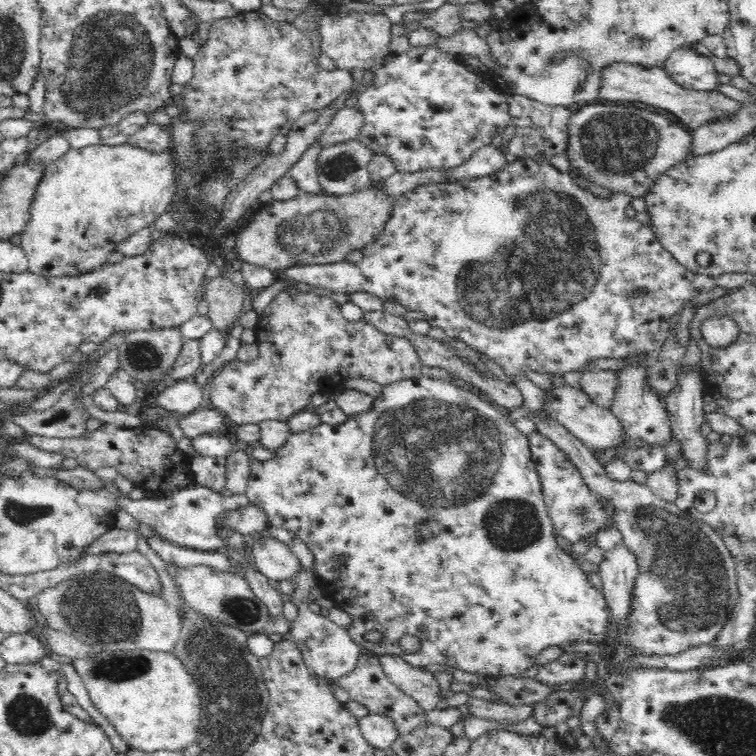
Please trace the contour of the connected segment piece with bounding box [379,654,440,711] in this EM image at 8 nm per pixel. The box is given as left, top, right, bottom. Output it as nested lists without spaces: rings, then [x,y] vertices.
[[[396,654],[380,655],[379,661],[390,682],[412,697],[425,711],[436,709],[440,687],[431,671],[412,666]]]

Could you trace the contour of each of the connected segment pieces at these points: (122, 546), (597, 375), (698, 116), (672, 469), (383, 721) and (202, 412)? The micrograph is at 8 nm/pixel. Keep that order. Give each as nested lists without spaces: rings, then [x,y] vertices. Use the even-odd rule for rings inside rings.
[[[112,528],[96,538],[92,544],[85,547],[78,559],[82,557],[100,556],[100,554],[125,554],[135,552],[138,544],[138,528]]]
[[[586,370],[581,375],[581,389],[590,395],[596,404],[610,408],[616,391],[620,386],[617,370]]]
[[[614,62],[602,68],[597,98],[598,100],[644,102],[646,105],[656,106],[657,109],[668,110],[676,114],[682,125],[688,126],[690,130],[696,130],[698,126],[706,124],[706,121],[724,113],[733,113],[741,107],[739,101],[728,98],[714,89],[701,91],[680,86],[660,66],[641,66],[628,62]]]
[[[672,433],[670,446],[665,448],[665,465],[662,469],[650,472],[646,476],[646,486],[656,494],[656,497],[662,498],[666,502],[675,503],[678,497],[679,481],[676,460],[678,460],[678,456],[681,456],[681,449],[676,436]]]
[[[368,714],[357,719],[362,736],[375,749],[389,753],[392,743],[400,736],[396,732],[392,719],[382,714]]]
[[[203,407],[189,416],[179,416],[177,425],[190,439],[203,434],[223,433],[229,430],[228,419],[221,412]]]

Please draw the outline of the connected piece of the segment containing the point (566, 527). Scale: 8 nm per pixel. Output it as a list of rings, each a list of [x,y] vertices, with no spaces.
[[[538,431],[527,434],[527,437],[532,451],[532,460],[542,484],[546,507],[558,536],[575,544],[581,539],[596,535],[602,528],[608,527],[609,515],[598,505],[598,496],[592,493],[584,483],[581,474],[569,462],[566,453],[562,452],[555,442],[544,438]]]

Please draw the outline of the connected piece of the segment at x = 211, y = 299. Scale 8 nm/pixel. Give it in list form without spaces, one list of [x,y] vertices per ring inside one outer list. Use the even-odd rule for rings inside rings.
[[[220,275],[210,280],[204,296],[208,302],[207,317],[214,328],[228,331],[238,323],[246,295],[244,288],[245,285],[235,284],[226,276]]]

